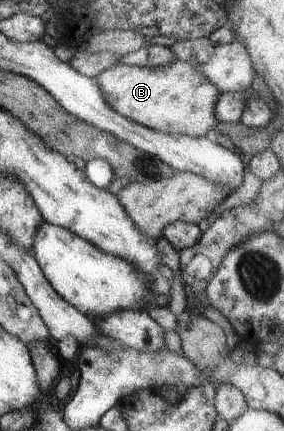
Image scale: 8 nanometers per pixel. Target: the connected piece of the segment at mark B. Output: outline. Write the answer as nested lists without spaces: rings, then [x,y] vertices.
[[[177,59],[171,65],[158,68],[142,68],[119,62],[113,67],[99,72],[99,75],[93,79],[99,84],[103,99],[111,106],[111,109],[132,122],[162,134],[205,136],[207,131],[214,129],[219,123],[215,117],[216,99],[221,95],[219,89],[207,81],[207,78],[197,72],[195,68]]]

